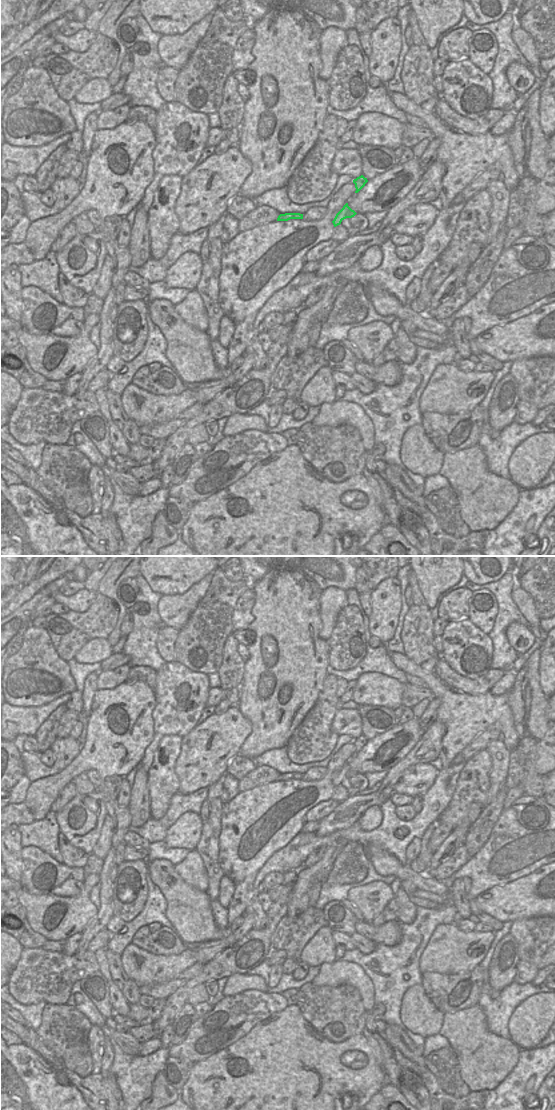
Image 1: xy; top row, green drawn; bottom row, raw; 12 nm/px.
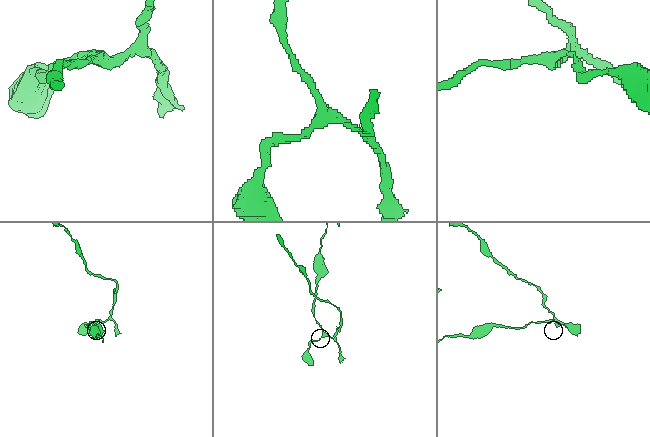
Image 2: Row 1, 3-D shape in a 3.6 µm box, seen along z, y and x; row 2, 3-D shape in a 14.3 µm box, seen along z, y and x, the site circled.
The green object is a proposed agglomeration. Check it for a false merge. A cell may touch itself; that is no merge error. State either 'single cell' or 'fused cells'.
fused cells

